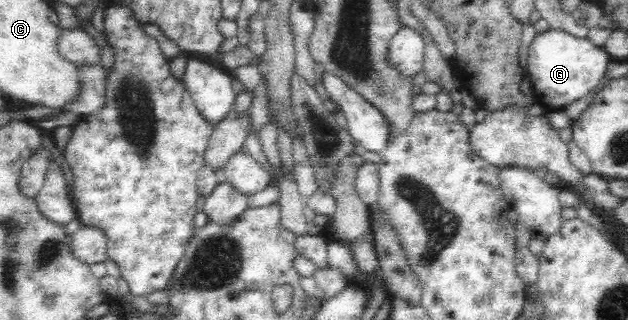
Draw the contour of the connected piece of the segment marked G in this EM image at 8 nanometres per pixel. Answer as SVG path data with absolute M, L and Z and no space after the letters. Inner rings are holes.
M549 29L539 33L532 45L527 59L526 75L532 82L534 98L547 110L562 109L578 98L594 91L611 61L604 49L594 46L587 38L571 35L566 31Z

